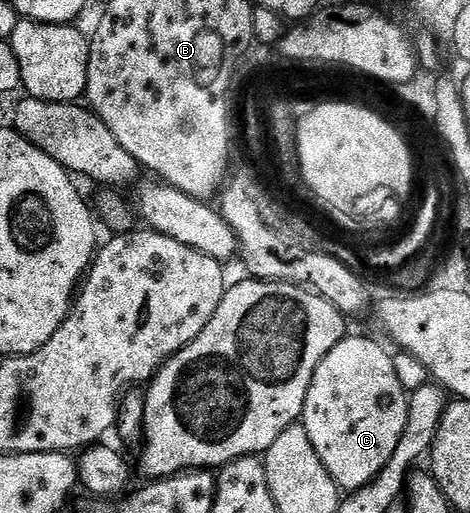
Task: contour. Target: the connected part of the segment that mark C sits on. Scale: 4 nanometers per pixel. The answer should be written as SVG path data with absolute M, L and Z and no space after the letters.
M350 333L320 361L312 385L308 385L300 422L308 433L308 441L312 441L312 449L316 449L320 461L324 461L324 469L328 469L339 489L349 493L367 487L380 469L392 461L392 453L396 453L396 445L400 445L400 437L404 437L408 425L409 404L408 392L400 385L400 377L396 377L394 355L386 352L376 340Z

